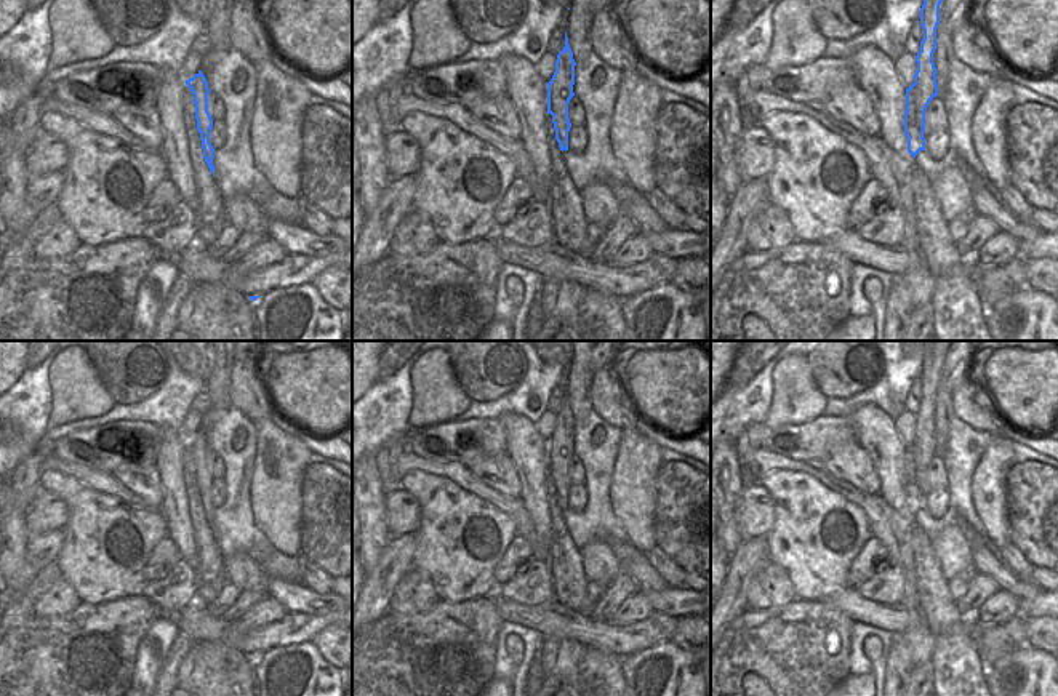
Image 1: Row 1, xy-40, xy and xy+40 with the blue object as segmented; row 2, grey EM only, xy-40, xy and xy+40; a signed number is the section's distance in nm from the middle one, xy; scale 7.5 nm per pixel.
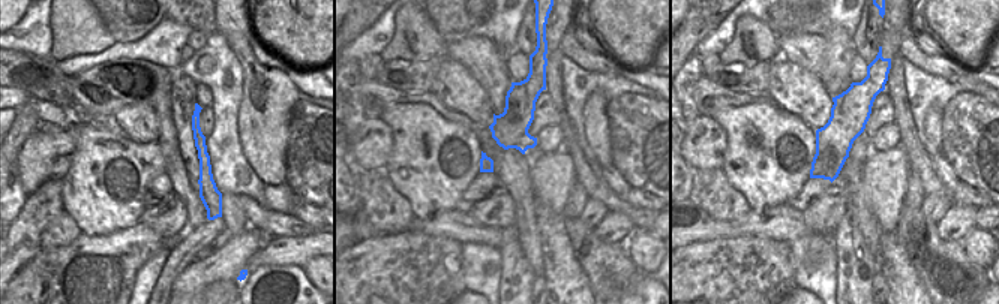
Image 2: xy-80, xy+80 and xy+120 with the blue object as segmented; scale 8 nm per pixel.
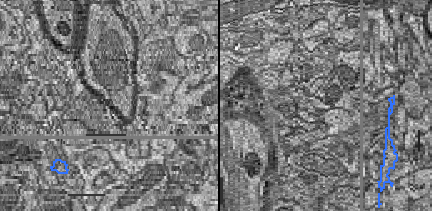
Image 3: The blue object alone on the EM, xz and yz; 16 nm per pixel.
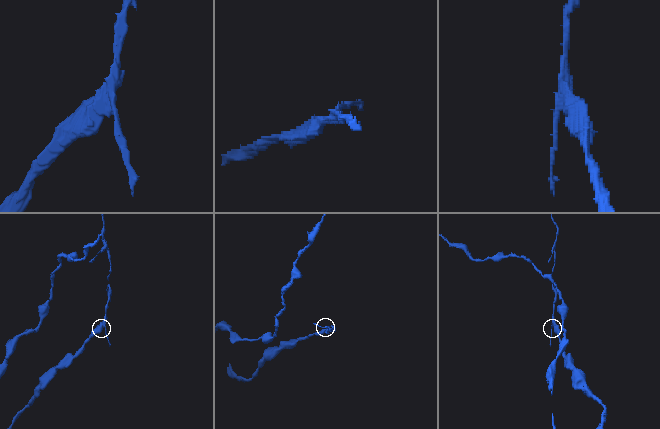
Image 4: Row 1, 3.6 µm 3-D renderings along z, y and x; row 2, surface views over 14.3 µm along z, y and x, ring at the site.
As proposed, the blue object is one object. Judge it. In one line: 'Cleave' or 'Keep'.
Cleave

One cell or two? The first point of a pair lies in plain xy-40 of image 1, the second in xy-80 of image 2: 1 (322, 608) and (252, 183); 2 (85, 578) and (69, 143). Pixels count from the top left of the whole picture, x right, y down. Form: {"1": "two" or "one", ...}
{"1": "two", "2": "two"}

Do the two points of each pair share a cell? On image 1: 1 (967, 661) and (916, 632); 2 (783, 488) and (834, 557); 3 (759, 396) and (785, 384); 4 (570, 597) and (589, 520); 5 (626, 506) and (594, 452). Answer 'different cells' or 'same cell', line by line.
1: different cells
2: same cell
3: different cells
4: different cells
5: different cells

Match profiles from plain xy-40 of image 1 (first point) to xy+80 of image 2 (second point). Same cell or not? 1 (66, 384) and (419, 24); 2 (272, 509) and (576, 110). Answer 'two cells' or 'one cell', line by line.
1: one cell
2: two cells

